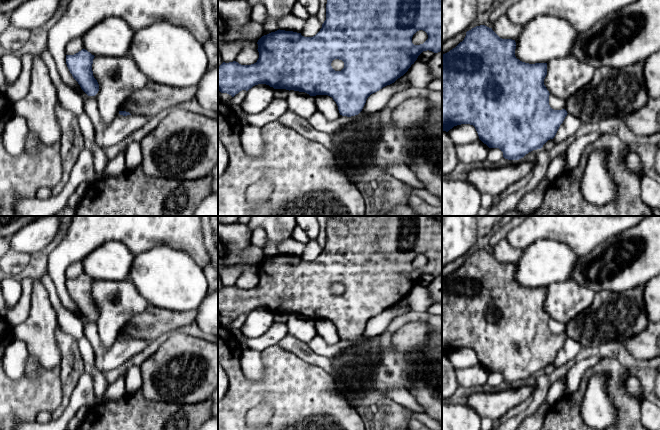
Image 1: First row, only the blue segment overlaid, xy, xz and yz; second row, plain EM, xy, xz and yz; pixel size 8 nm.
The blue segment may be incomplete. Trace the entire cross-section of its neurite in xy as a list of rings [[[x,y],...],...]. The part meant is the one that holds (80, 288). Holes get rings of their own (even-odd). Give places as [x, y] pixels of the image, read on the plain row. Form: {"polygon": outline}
{"polygon": [[[85,273],[74,279],[66,279],[66,288],[70,297],[88,320],[95,320],[99,315],[99,308],[92,295],[94,281]]]}

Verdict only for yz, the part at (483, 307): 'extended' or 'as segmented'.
extended

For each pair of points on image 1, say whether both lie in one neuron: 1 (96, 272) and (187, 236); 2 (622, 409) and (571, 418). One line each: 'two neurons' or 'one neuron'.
1: two neurons
2: one neuron

